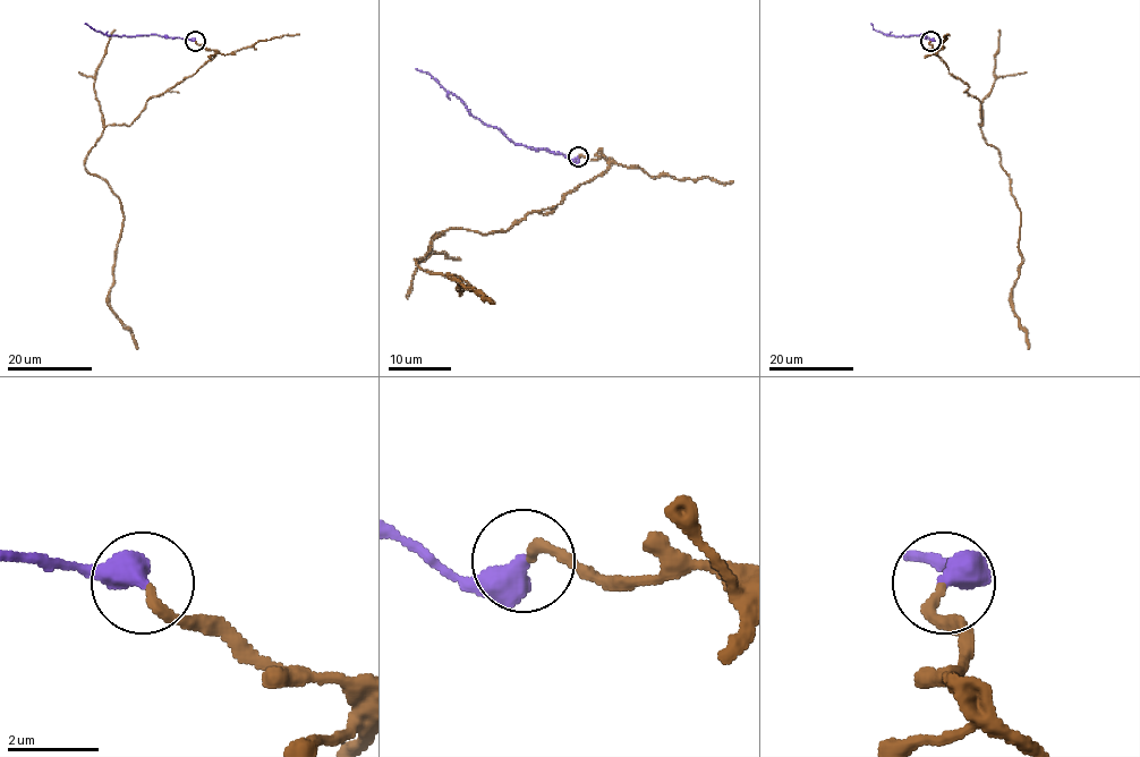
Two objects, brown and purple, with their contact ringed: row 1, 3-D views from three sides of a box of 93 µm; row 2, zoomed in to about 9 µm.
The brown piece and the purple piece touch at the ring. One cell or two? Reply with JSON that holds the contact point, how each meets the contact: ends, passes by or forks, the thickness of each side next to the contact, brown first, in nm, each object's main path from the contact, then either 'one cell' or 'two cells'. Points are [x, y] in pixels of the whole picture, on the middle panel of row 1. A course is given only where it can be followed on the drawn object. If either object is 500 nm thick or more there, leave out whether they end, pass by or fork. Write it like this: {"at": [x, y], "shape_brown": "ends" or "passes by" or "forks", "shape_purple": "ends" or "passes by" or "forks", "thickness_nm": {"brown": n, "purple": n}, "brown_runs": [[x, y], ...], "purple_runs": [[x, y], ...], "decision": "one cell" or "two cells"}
{"at": [578, 156], "thickness_nm": {"brown": 240, "purple": 550}, "brown_runs": [[579, 158], [609, 167], [508, 230], [450, 228], [415, 262], [493, 303]], "purple_runs": [[579, 158], [570, 159], [513, 143], [498, 128], [484, 125], [433, 78], [415, 68]], "decision": "one cell"}

